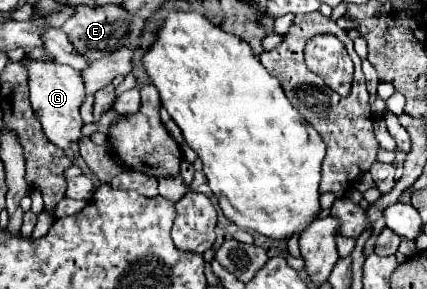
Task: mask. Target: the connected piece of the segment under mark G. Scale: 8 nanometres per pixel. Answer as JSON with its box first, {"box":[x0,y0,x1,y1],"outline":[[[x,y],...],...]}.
{"box":[25,60,85,150],"outline":[[[27,60],[25,66],[29,68],[31,108],[37,114],[47,140],[57,144],[61,150],[69,150],[71,142],[79,142],[83,138],[81,128],[85,122],[81,120],[79,108],[85,102],[85,86],[81,82],[81,76],[75,70],[71,70],[69,66],[57,64],[53,60],[47,60],[47,62]]]}

